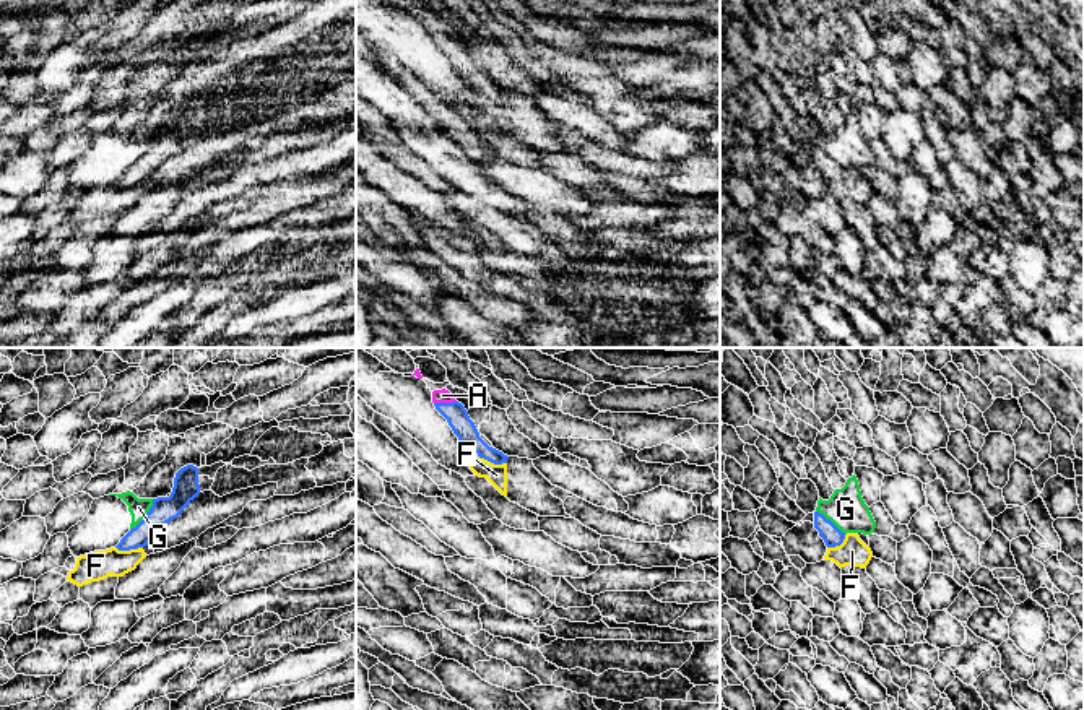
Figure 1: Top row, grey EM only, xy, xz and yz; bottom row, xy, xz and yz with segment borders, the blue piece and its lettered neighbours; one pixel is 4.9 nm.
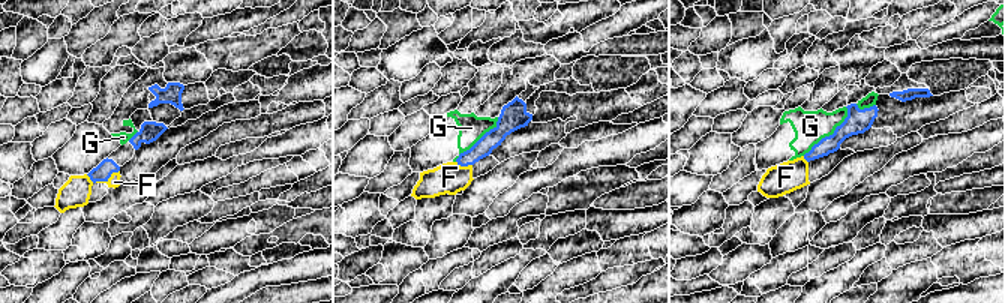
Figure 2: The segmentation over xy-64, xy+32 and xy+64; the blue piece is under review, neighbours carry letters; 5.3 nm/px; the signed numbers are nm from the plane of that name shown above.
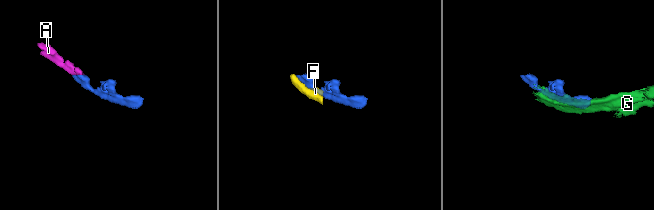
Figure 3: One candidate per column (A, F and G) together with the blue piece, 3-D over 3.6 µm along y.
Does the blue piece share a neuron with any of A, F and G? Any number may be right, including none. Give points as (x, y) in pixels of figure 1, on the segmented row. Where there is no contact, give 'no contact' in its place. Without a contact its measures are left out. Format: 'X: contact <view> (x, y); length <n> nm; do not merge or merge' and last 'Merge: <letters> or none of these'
A: contact xz (444, 403); length 110 nm; merge
F: contact xy (129, 549); length 140 nm; do not merge
G: contact xy (147, 515); length 200 nm; do not merge
Merge: A

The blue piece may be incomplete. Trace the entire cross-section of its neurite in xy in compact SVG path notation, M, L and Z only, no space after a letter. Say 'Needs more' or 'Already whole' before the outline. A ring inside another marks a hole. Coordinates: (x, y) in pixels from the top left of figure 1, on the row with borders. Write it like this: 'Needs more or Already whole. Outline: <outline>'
Already whole. Outline: M193 465L180 468L176 473L171 496L153 499L153 505L146 517L132 528L115 548L119 551L145 548L153 535L166 523L177 518L198 494L198 468Z

